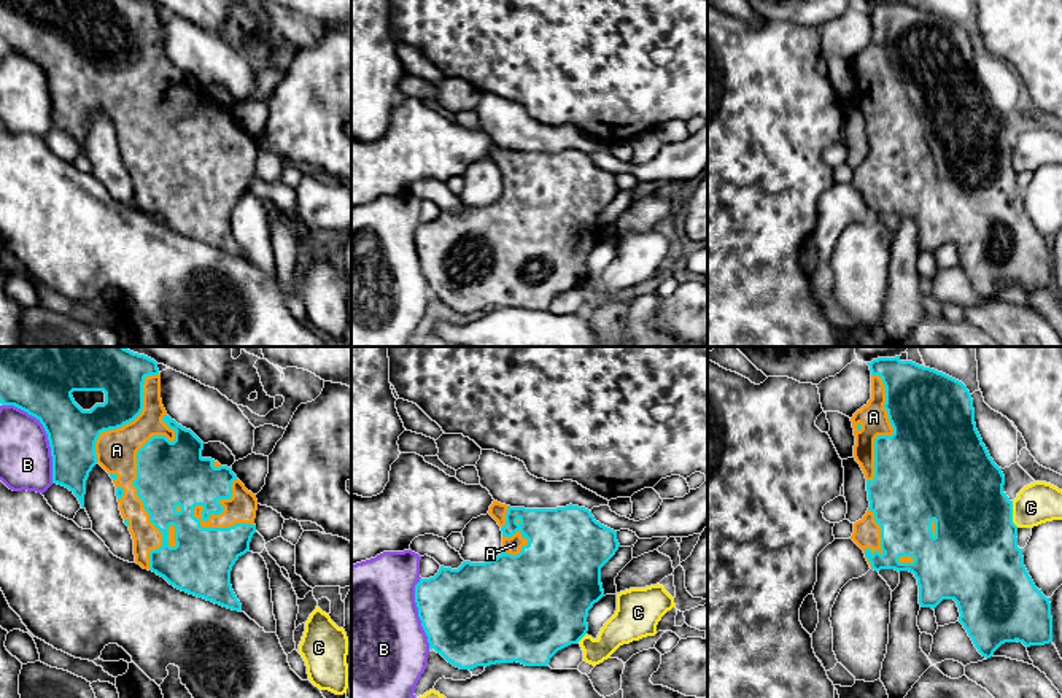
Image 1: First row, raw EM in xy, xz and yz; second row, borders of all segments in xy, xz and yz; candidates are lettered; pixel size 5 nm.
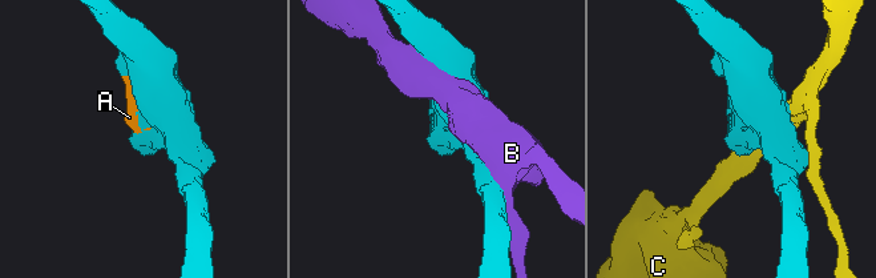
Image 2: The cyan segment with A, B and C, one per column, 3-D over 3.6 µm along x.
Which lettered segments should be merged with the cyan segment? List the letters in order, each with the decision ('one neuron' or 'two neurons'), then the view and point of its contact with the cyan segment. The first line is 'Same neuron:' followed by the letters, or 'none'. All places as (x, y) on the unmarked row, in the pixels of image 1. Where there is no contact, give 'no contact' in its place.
Same neuron: A
A: one neuron; meets cyan in xy at (132, 126)
B: two neurons; meets cyan in xy at (46, 77)
C: two neurons; meets cyan in yz at (1011, 158)

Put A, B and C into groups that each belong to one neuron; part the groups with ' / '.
A / B / C

